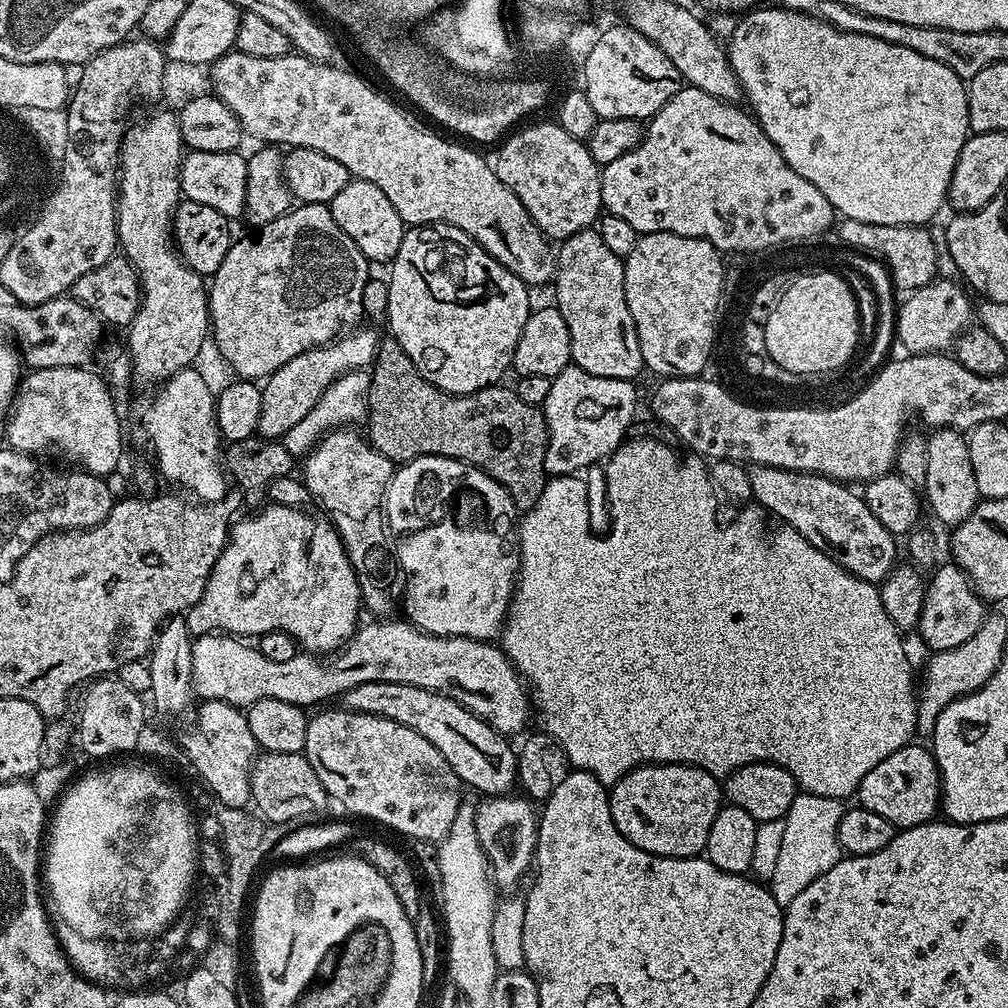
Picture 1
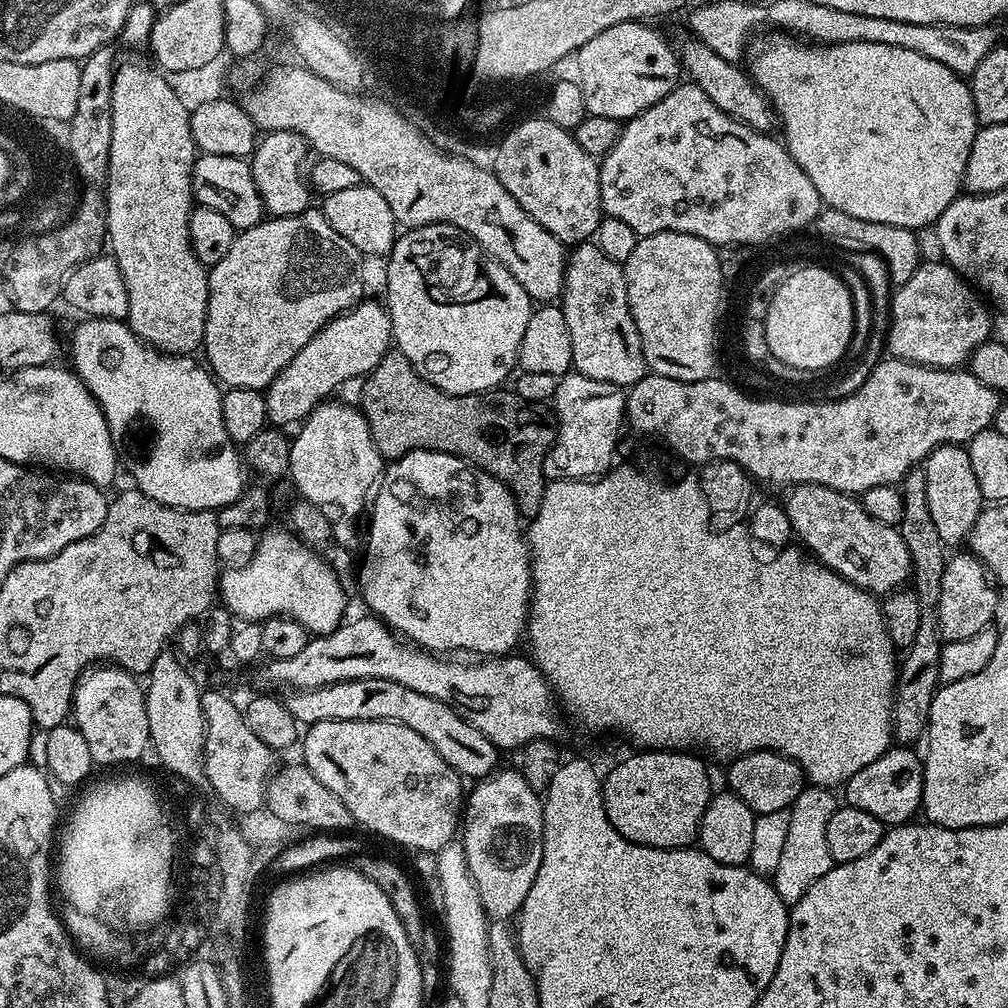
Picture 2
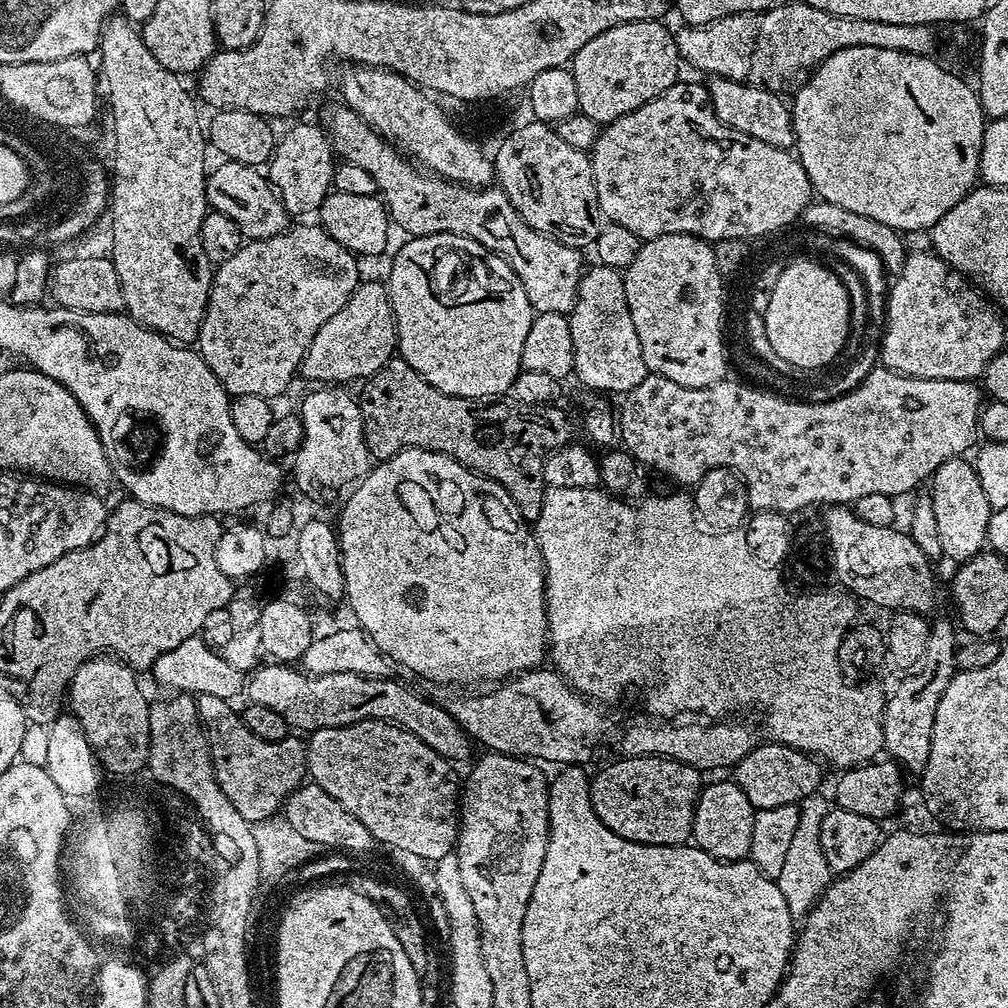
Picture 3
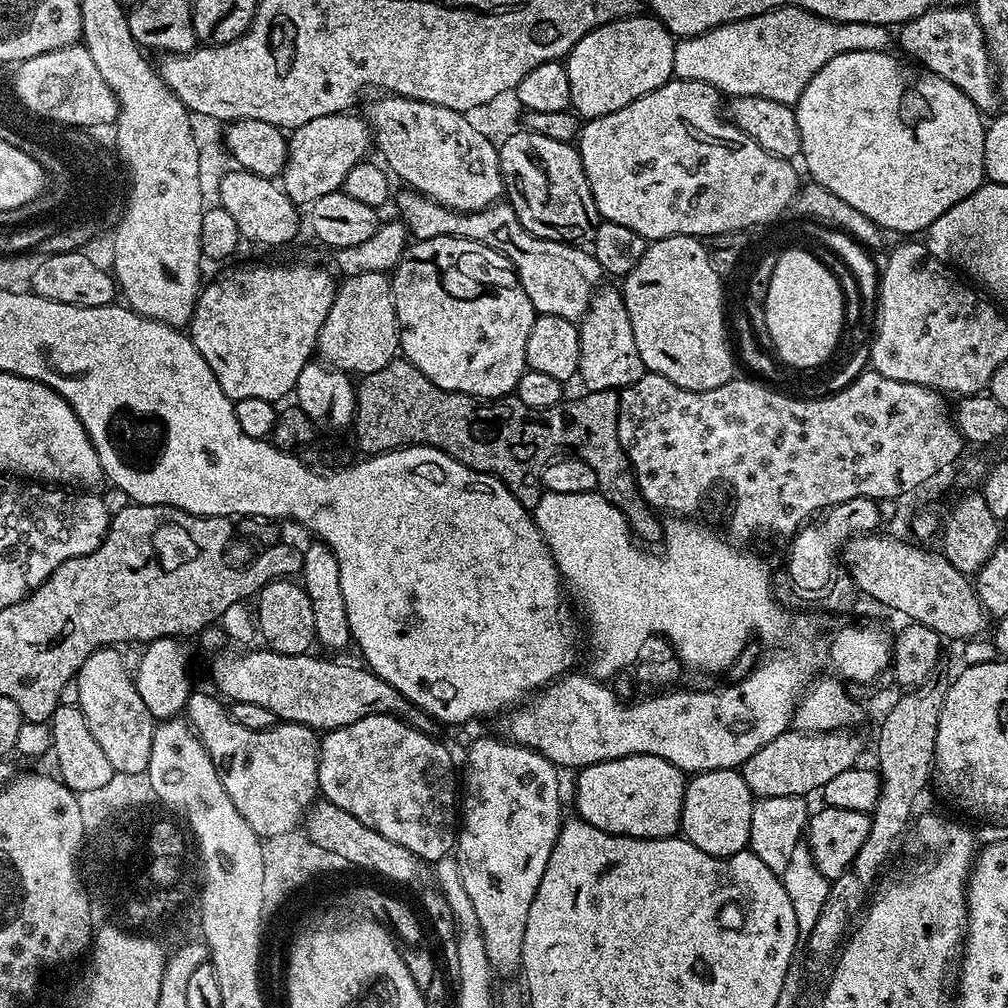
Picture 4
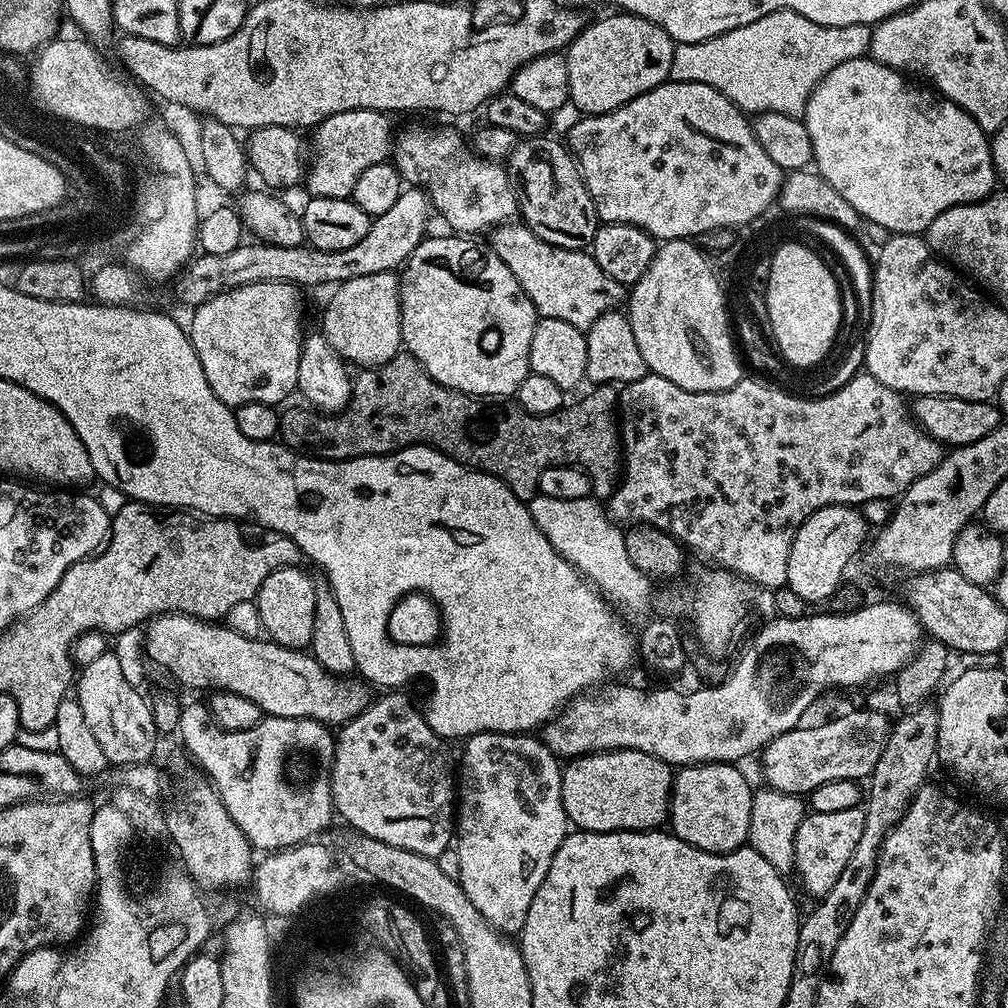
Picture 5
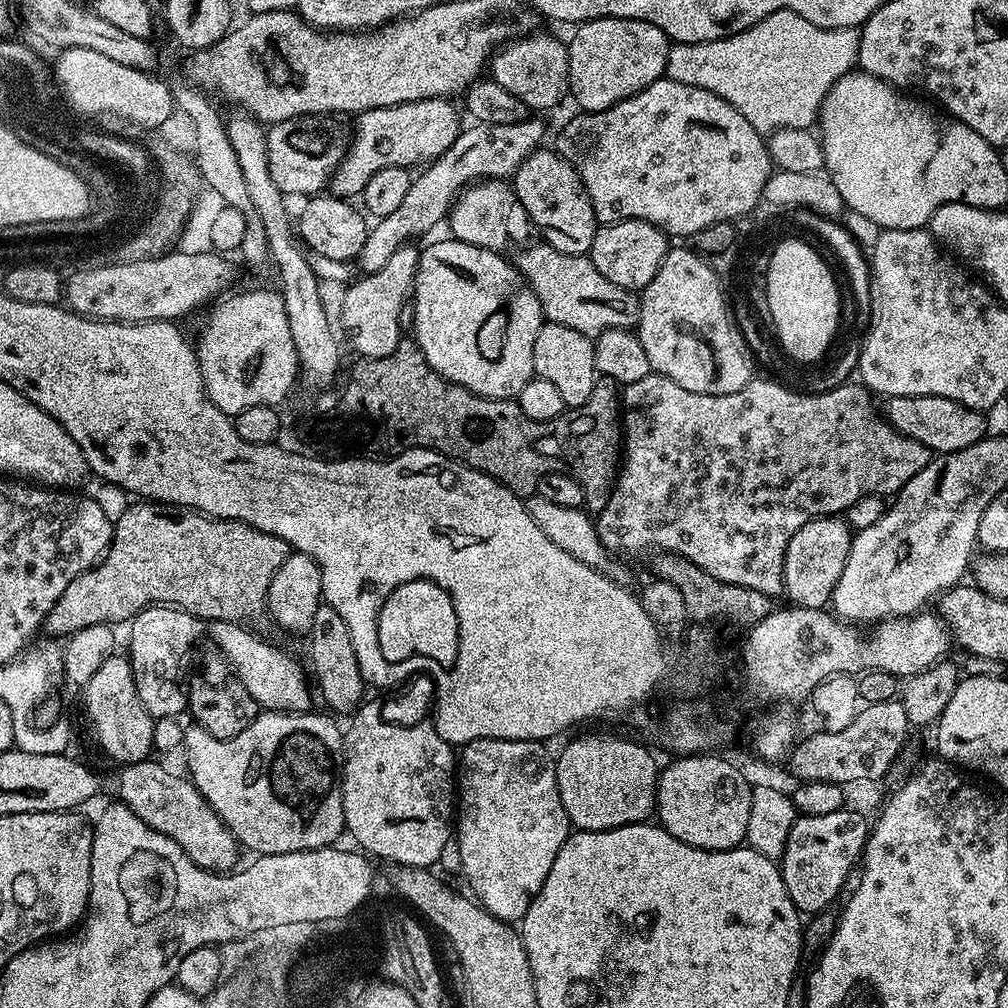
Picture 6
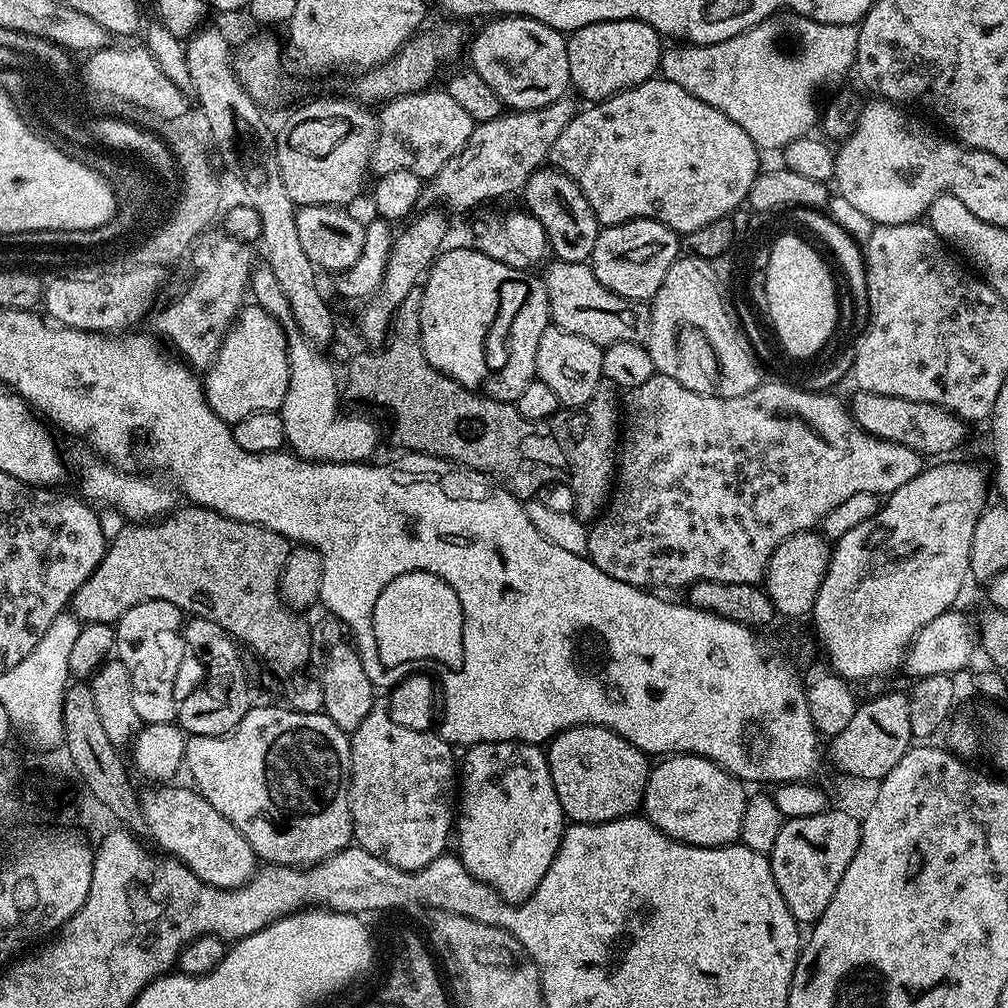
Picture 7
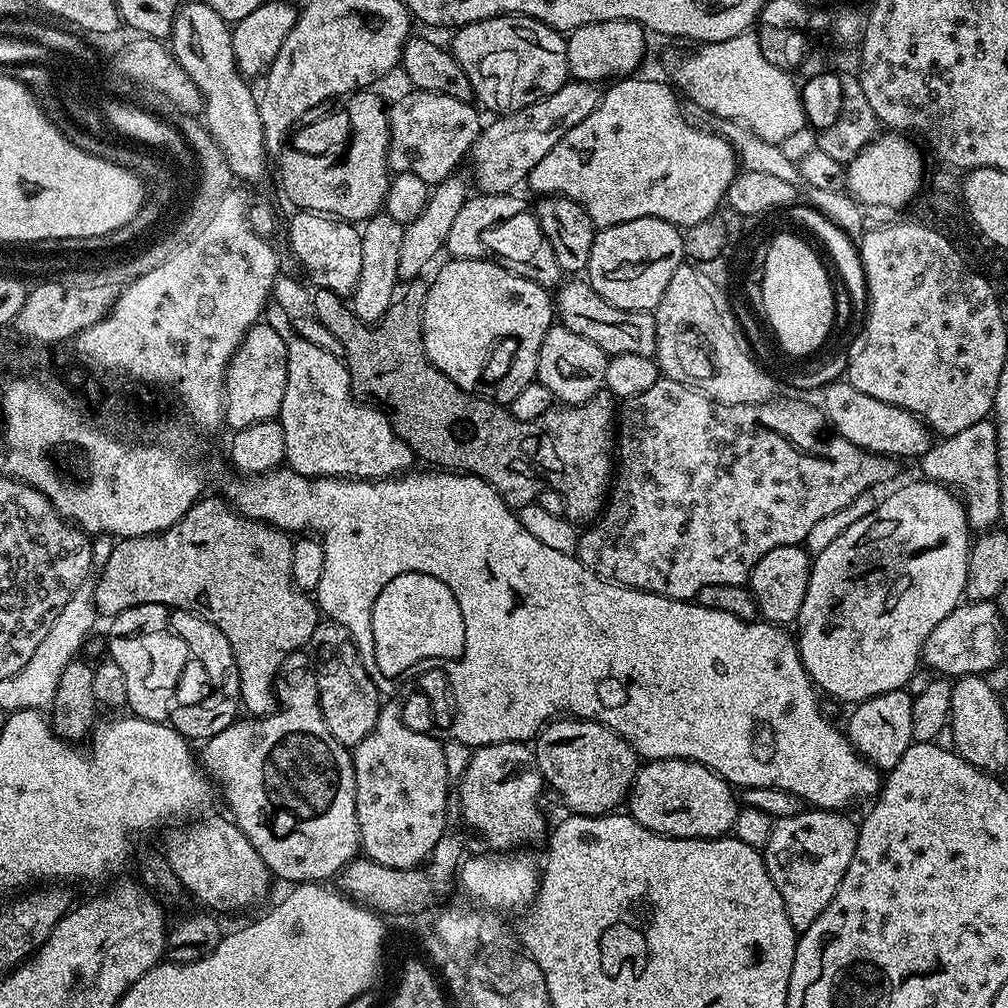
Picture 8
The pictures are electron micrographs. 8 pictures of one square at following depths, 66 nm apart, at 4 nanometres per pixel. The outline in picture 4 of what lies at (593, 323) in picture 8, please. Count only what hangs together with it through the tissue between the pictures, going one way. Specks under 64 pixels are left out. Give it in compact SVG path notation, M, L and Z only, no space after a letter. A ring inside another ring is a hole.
M404 190L404 193L400 197L398 196L395 197L395 200L397 199L396 208L400 211L398 213L399 219L416 240L429 240L439 236L461 236L467 240L490 246L490 250L502 254L516 271L522 290L526 290L526 298L530 298L534 310L541 316L557 316L558 318L578 322L583 318L588 303L591 302L592 296L596 293L596 289L601 287L602 269L587 247L563 244L561 240L547 240L546 238L530 235L520 225L511 204L507 202L494 203L488 208L483 208L481 212L455 212L434 203L427 196L421 196L419 192Z

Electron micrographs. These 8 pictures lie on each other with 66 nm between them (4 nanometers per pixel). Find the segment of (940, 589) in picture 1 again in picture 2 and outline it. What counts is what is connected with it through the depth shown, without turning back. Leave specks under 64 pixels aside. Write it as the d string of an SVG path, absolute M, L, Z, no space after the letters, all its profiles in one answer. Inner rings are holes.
M960 550L957 556L949 555L944 561L942 570L942 594L938 598L938 626L940 635L945 641L971 638L978 630L989 627L996 616L996 592L984 564L970 550Z

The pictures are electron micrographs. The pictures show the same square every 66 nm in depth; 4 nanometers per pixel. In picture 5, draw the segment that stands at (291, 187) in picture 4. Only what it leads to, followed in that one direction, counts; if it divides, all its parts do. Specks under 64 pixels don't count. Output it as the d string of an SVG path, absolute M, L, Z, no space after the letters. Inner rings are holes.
M359 108L358 110L346 110L345 112L339 112L338 114L330 114L327 116L321 124L317 124L314 131L311 133L312 136L312 160L310 156L310 163L306 168L306 184L308 180L308 196L312 198L338 198L339 200L346 200L351 197L354 186L358 182L358 178L362 178L362 174L370 166L375 164L385 163L389 159L390 153L394 148L394 131L392 132L392 124L387 115L382 112L375 112L369 108Z

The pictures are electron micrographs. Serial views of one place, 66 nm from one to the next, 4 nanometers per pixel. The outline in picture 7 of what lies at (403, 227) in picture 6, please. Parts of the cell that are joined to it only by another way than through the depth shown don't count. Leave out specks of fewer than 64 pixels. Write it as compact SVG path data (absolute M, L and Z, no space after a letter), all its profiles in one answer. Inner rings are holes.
M565 98L534 110L508 110L493 120L479 121L473 127L468 145L427 181L422 192L423 199L428 199L432 206L449 204L454 211L464 212L475 204L484 204L511 192L519 193L537 168L551 157L558 134L570 126L577 111L578 105L571 98Z

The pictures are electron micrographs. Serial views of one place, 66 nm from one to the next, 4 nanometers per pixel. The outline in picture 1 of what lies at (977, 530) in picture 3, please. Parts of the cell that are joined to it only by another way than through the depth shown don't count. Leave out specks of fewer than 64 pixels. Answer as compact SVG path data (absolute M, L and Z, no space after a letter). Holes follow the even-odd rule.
M937 428L931 435L927 437L926 482L922 492L933 514L947 526L955 526L970 518L982 499L978 482L974 482L974 466L970 466L968 437L963 431L954 428Z

